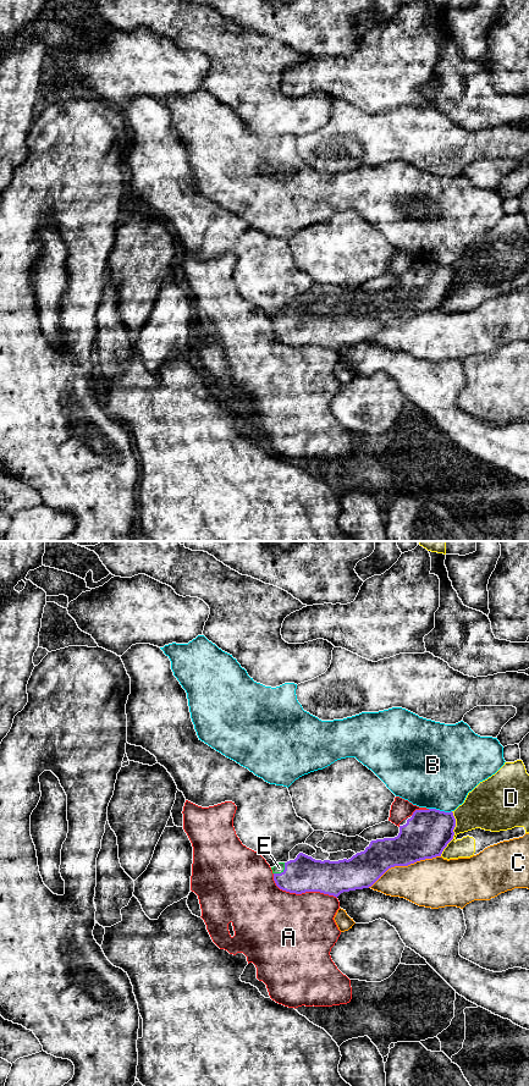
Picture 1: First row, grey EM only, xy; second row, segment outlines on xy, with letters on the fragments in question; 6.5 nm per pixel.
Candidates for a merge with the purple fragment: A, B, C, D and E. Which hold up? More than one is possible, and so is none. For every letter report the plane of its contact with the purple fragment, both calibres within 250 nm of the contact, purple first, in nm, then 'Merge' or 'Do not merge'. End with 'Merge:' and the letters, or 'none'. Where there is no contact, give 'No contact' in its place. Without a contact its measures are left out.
A: Touches purple in xy. Thickness 240 nm (purple) against 500 nm. Do not merge
B: Touches purple in xy. Thickness 300 nm (purple) against 480 nm. Do not merge
C: Touches purple in xy. Thickness 300 nm (purple) against 320 nm. Do not merge
D: Touches purple in xy. Thickness 300 nm (purple) against 260 nm. Do not merge
E: Touches purple in xy. Thickness 240 nm (purple) against 70 nm. Merge
Merge: E

